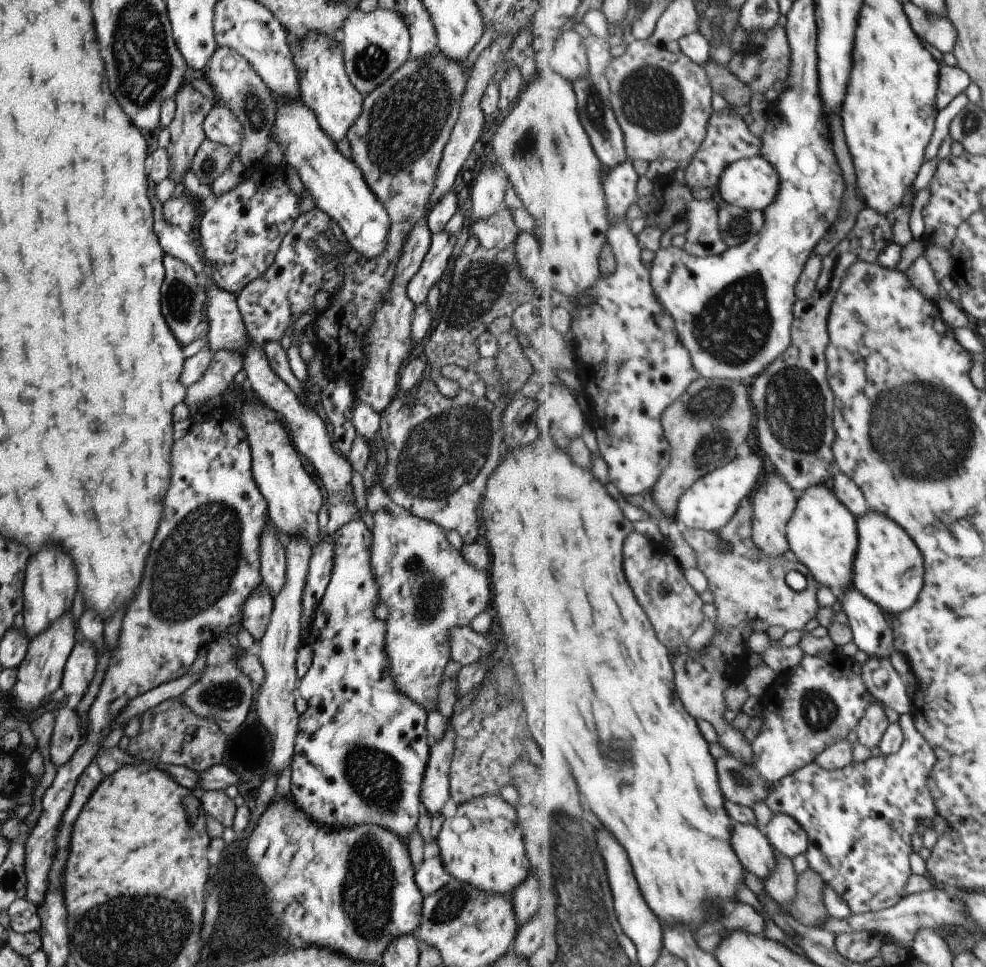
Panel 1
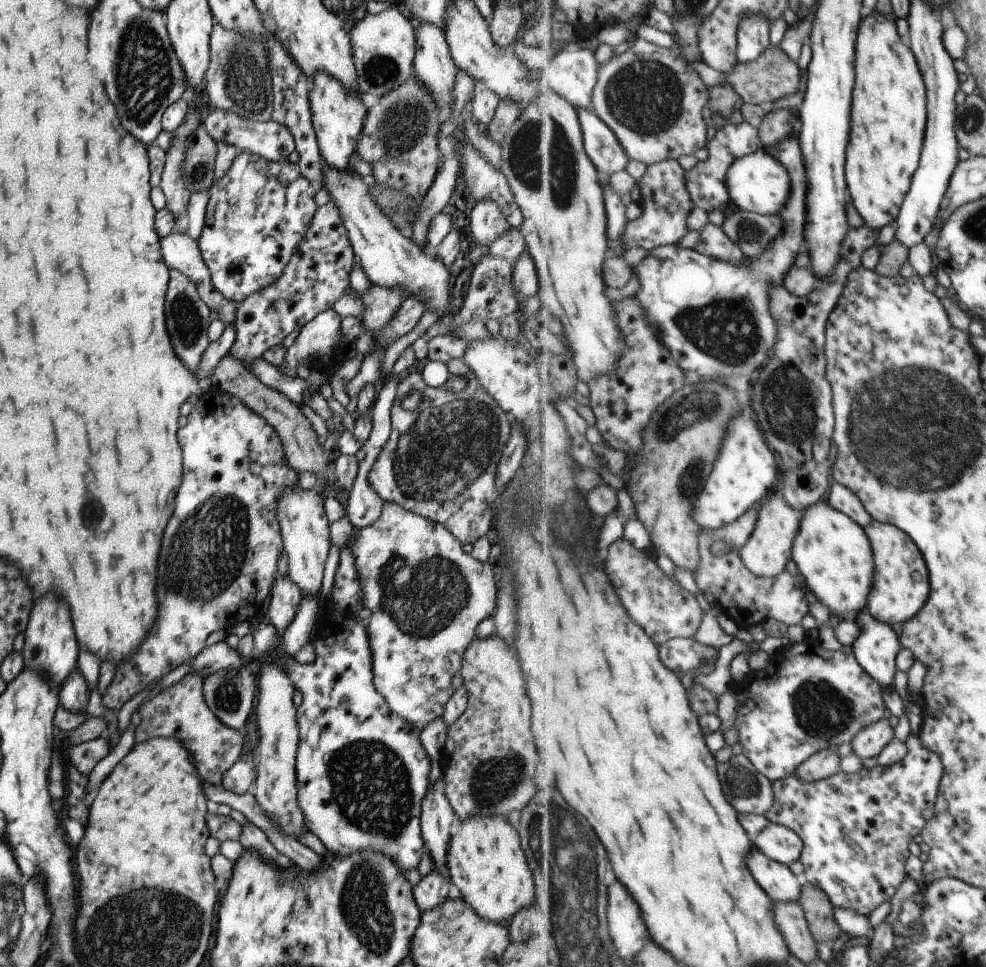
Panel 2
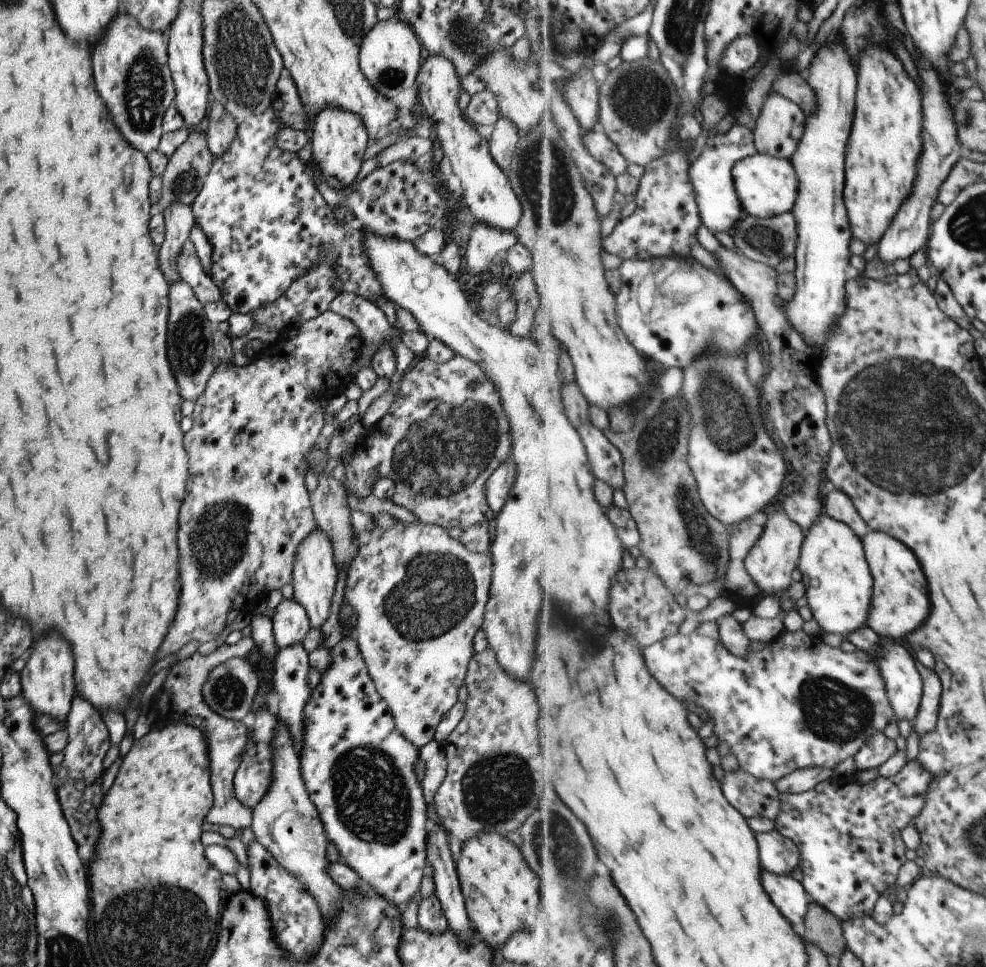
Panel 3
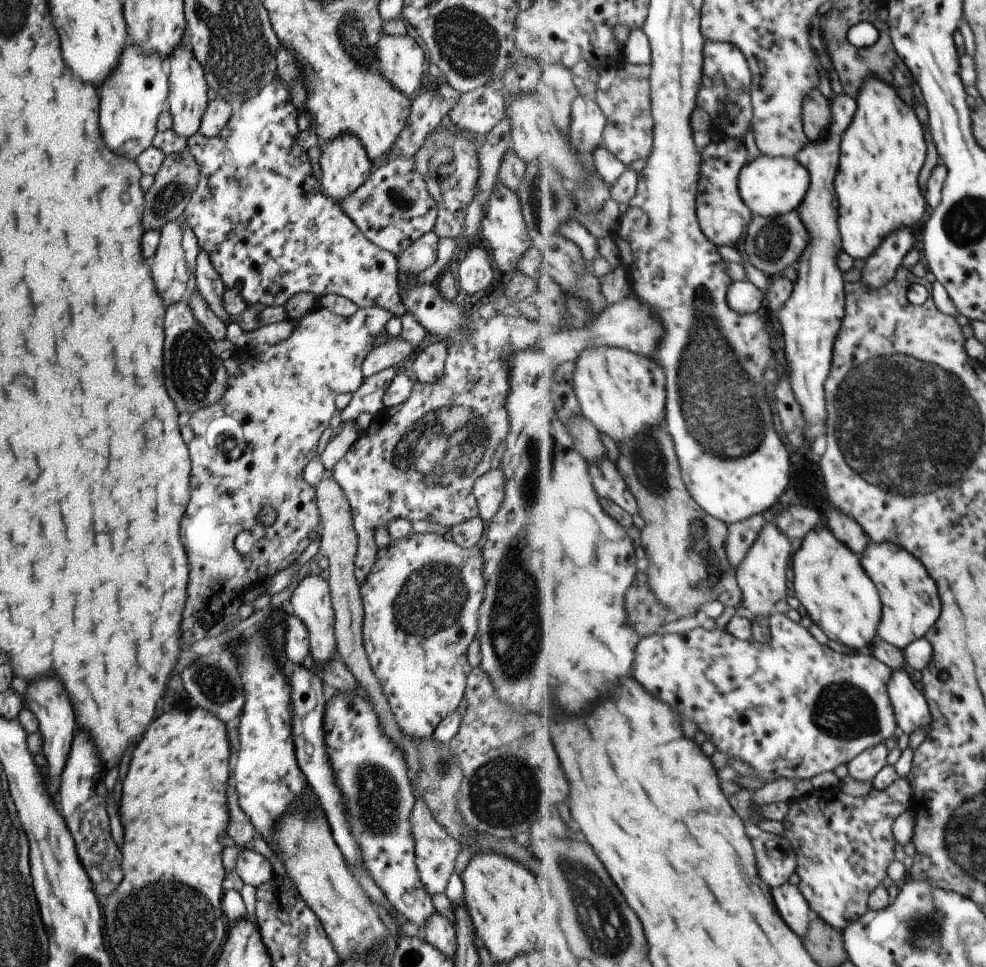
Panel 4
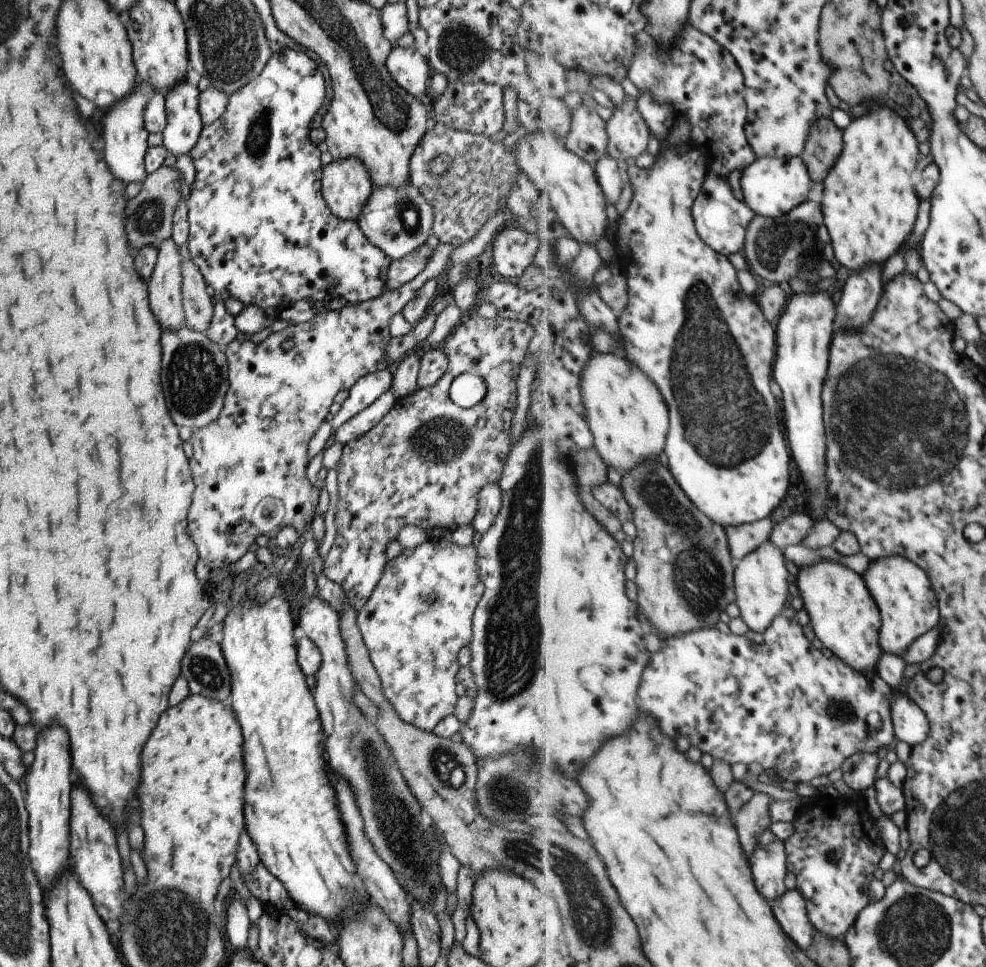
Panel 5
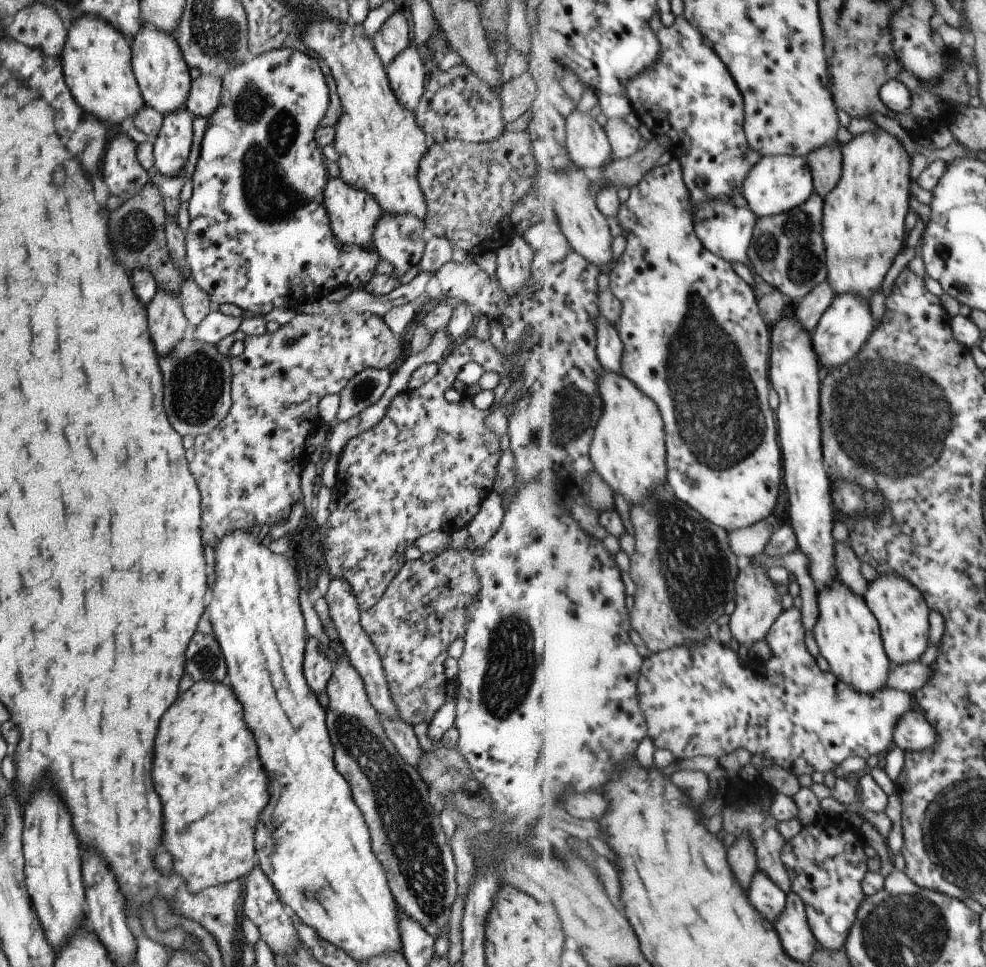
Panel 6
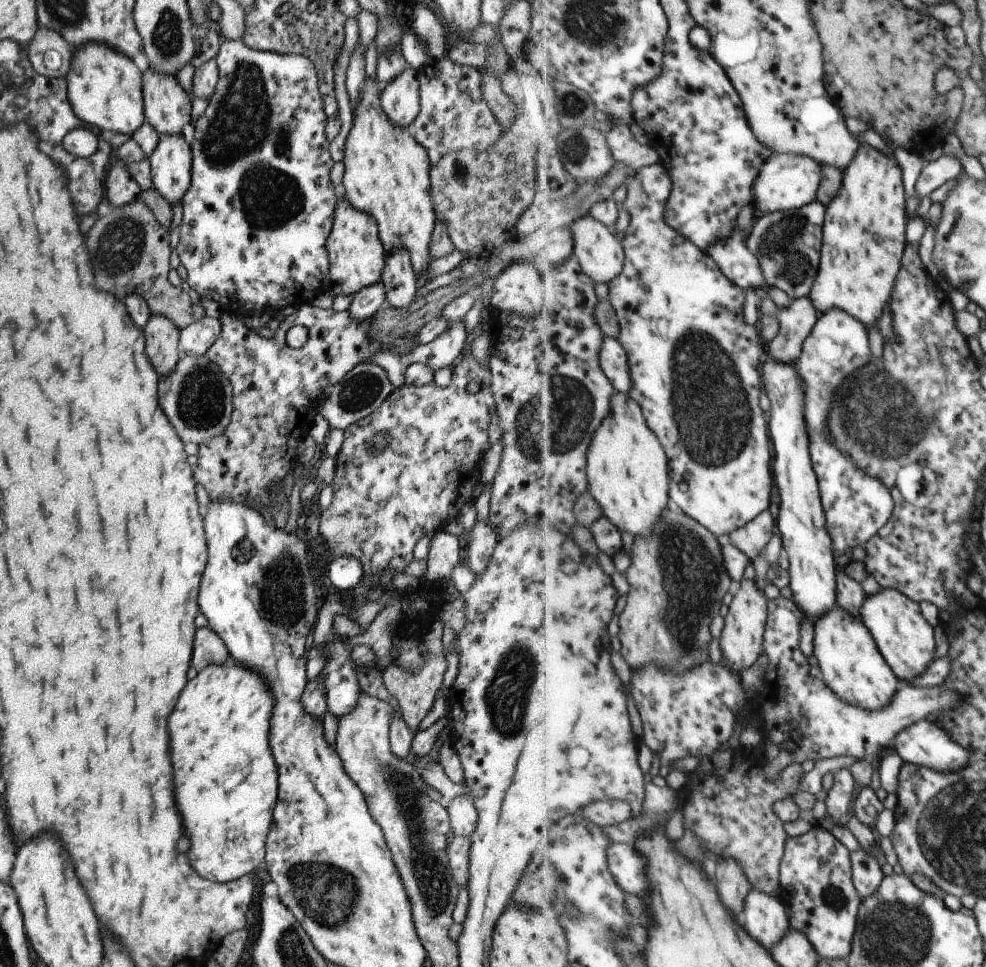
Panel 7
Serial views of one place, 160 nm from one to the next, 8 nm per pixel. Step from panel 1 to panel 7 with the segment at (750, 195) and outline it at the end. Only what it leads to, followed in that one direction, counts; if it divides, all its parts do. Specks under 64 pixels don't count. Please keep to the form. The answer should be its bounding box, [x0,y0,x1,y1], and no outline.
[754,153,824,215]

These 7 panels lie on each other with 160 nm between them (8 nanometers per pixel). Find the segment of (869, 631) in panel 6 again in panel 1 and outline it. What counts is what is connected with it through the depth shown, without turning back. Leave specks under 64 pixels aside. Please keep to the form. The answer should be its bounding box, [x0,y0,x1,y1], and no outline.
[787,484,860,597]

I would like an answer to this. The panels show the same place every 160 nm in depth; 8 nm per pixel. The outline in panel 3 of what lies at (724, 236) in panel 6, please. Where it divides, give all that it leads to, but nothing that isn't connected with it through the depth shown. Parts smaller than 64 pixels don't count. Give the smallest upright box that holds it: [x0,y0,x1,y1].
[690,122,757,234]

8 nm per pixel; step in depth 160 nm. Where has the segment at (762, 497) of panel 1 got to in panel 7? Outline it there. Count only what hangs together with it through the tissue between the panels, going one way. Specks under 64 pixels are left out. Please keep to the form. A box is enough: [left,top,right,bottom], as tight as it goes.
[720,580,769,674]

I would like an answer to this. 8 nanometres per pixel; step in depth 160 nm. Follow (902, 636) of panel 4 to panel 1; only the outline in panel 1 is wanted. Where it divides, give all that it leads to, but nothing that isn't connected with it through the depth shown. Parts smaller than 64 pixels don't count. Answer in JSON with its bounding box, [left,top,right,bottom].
[853,510,925,614]

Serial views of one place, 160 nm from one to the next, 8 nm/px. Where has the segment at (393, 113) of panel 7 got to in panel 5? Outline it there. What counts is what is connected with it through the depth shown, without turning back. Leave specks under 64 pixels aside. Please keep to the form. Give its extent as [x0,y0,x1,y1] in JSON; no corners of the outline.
[384,47,429,97]

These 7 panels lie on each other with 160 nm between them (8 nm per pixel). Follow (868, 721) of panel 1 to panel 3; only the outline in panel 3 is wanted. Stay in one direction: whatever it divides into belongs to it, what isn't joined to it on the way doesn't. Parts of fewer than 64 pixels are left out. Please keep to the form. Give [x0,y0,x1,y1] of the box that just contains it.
[855,732,898,770]

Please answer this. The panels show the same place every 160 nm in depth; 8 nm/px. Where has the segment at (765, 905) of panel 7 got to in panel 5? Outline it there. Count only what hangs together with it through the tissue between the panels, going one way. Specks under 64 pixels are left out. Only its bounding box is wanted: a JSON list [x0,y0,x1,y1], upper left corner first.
[753,828,788,900]

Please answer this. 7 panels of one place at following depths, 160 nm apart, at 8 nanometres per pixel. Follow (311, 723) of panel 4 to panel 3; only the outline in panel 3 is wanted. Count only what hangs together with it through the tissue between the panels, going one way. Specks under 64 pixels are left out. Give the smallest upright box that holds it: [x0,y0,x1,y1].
[272,642,311,751]

